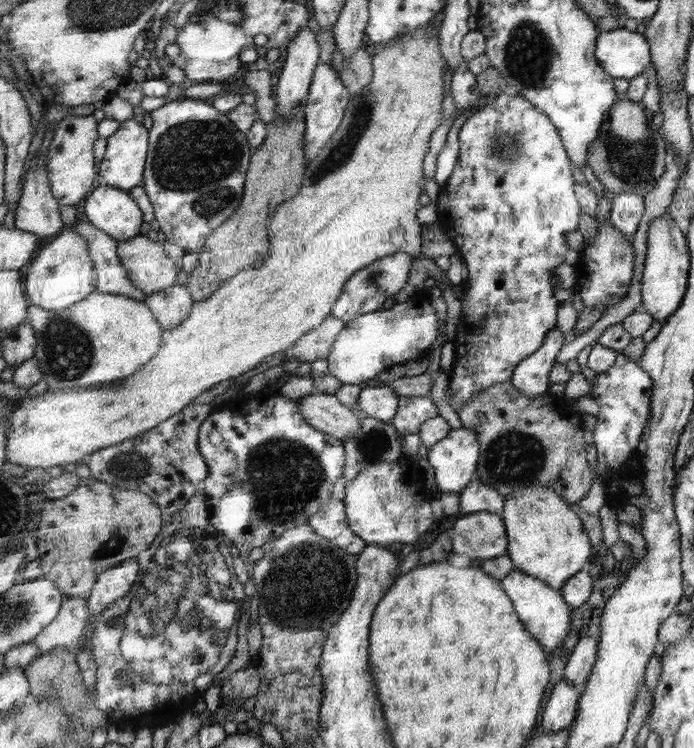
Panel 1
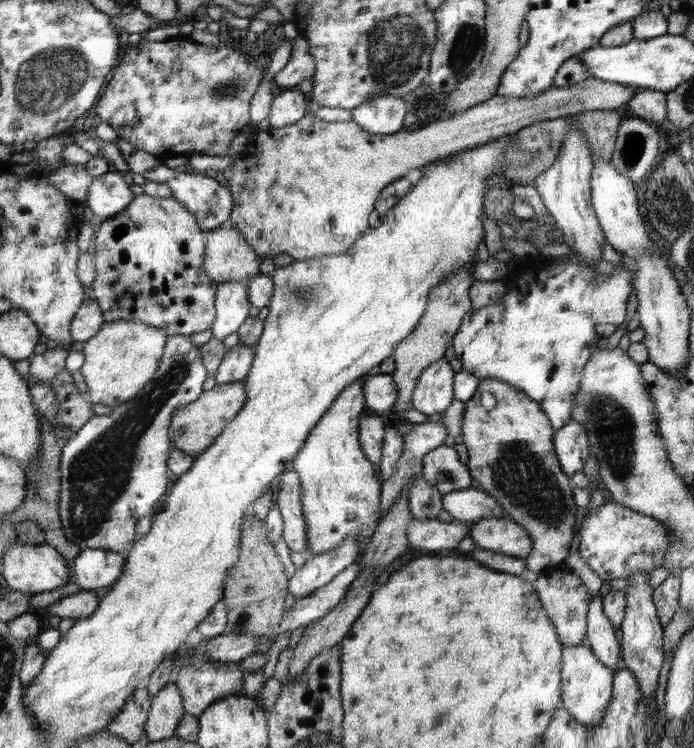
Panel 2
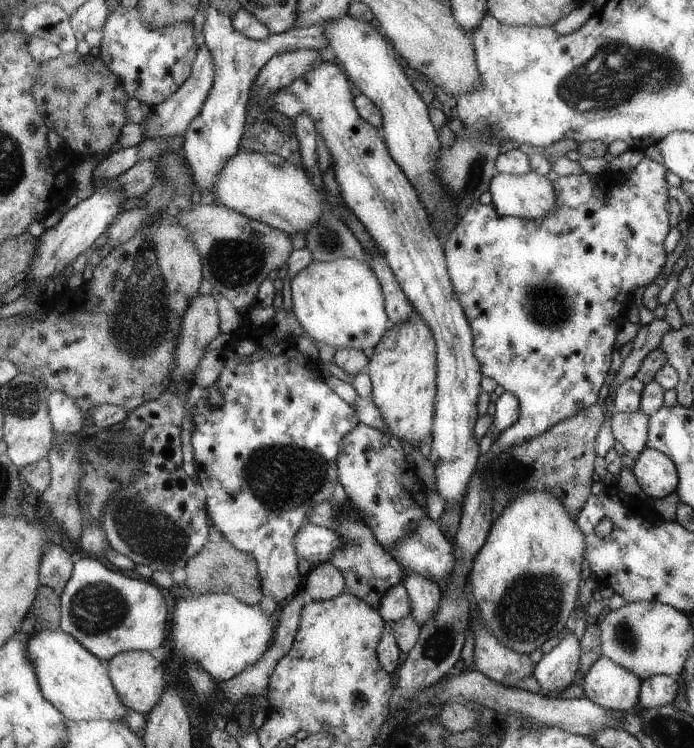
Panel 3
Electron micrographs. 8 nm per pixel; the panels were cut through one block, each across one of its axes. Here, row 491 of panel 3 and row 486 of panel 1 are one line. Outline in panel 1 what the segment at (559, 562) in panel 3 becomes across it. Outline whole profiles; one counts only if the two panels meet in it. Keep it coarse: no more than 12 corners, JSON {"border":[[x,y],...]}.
{"border":[[551,486],[504,497],[516,570],[562,589],[592,560],[583,518]]}

